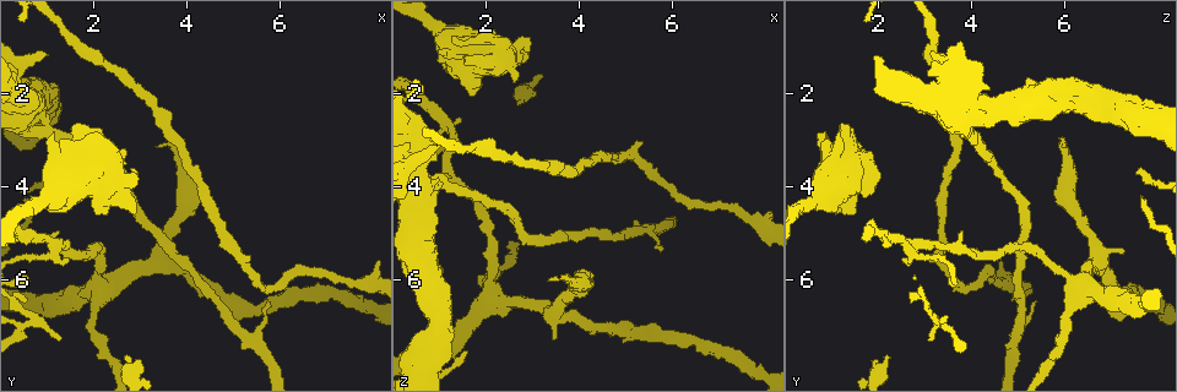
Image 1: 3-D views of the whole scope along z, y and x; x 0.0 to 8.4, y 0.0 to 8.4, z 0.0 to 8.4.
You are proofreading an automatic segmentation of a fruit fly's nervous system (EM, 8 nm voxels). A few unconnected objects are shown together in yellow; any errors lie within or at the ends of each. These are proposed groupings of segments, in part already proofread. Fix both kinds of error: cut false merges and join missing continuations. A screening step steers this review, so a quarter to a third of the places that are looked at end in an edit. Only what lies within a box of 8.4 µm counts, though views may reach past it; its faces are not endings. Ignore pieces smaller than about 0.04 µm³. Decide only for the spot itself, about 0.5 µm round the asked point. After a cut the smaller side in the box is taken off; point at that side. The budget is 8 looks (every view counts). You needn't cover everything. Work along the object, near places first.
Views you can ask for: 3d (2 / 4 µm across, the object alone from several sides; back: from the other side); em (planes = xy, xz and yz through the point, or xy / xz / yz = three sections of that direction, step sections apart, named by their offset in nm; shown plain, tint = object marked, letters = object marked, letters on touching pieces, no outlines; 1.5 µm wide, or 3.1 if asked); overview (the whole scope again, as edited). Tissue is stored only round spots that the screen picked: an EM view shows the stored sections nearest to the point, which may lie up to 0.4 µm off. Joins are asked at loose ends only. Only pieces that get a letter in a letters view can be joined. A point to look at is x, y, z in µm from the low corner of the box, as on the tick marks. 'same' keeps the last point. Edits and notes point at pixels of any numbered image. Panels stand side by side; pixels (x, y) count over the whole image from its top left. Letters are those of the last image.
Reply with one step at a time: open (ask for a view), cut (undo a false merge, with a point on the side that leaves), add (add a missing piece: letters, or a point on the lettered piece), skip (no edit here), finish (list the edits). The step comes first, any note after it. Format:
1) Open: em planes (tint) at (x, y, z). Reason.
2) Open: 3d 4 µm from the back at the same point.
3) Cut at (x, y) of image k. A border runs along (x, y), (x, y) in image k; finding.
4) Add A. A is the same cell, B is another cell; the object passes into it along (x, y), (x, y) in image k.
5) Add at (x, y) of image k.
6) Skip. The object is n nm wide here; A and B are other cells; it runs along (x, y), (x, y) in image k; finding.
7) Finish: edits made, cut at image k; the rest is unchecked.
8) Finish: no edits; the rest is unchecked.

Open: em 3.1 µm yz step 8 (tint) at (3.40, 5.45, 7.30).

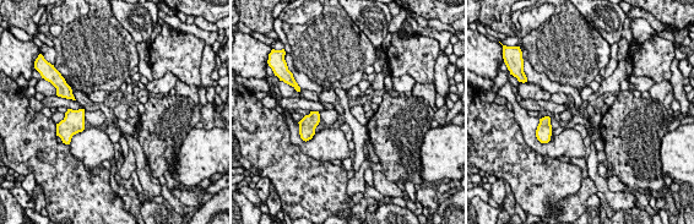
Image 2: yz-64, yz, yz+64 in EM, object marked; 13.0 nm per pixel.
Open: em 3.1 µm planes (letters) at the same point. Cut it another way.

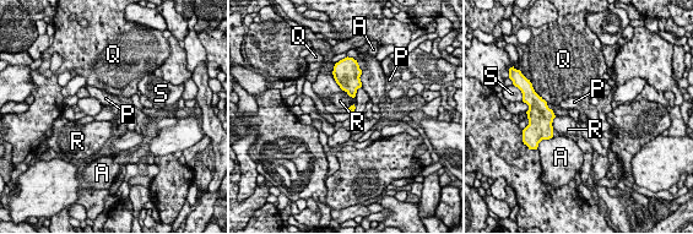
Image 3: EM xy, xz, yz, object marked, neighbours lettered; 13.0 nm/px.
Skip. A, P, Q, R and S are other cells; none of them fits.

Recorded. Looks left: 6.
Open: 3d 2 µm at (1.20, 5.35, 2.75). Sharp bend.

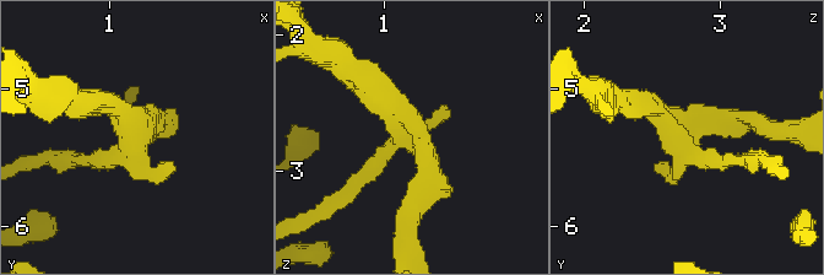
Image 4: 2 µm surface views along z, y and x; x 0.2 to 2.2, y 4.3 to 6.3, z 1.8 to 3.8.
Open: em planes (plain) at (1.24, 5.34, 2.76). 3 arms meet here; need the tissue.

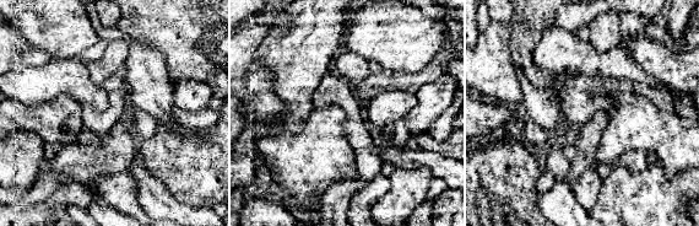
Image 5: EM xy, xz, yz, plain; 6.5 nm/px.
Open: em planes (letters) at the same point. See the neighbours.

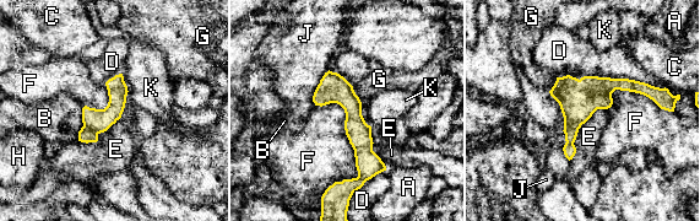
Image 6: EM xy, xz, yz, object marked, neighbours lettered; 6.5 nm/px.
Cut at (86, 135) of image 6. The object is 160 nm wide here; the longest contact is with D, 650 nm; A, B, C, D, E, F, G, H, J and K are other cells; two neurons meet here.

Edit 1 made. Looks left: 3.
Open: overview.

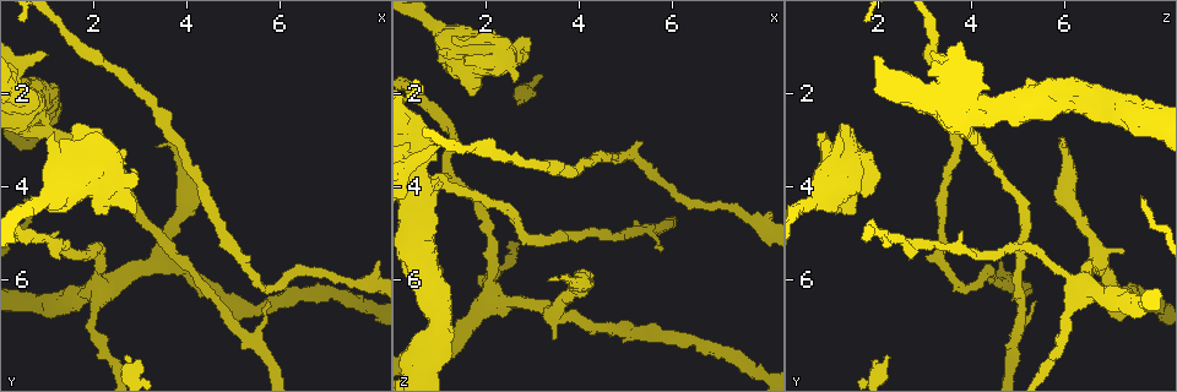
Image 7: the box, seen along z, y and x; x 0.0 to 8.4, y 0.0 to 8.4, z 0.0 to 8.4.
Open: em planes (letters) at (2.65, 3.20, 1.70). Stops while still wide.

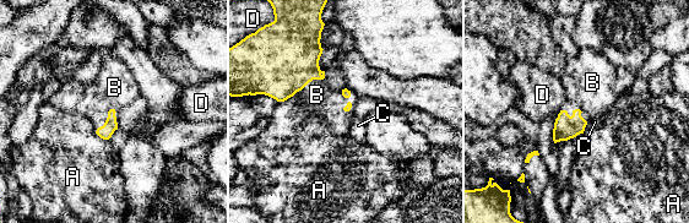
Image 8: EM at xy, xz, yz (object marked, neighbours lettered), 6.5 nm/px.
Add B. B is the same cell, A, C and D are other cells; the object passes into it along (106, 131), (107, 119), (114, 87) in image 8; the neuron continues.

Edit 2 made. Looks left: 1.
Finish: edits made, cut at image 6, add at image 8; the rest is unchecked.

